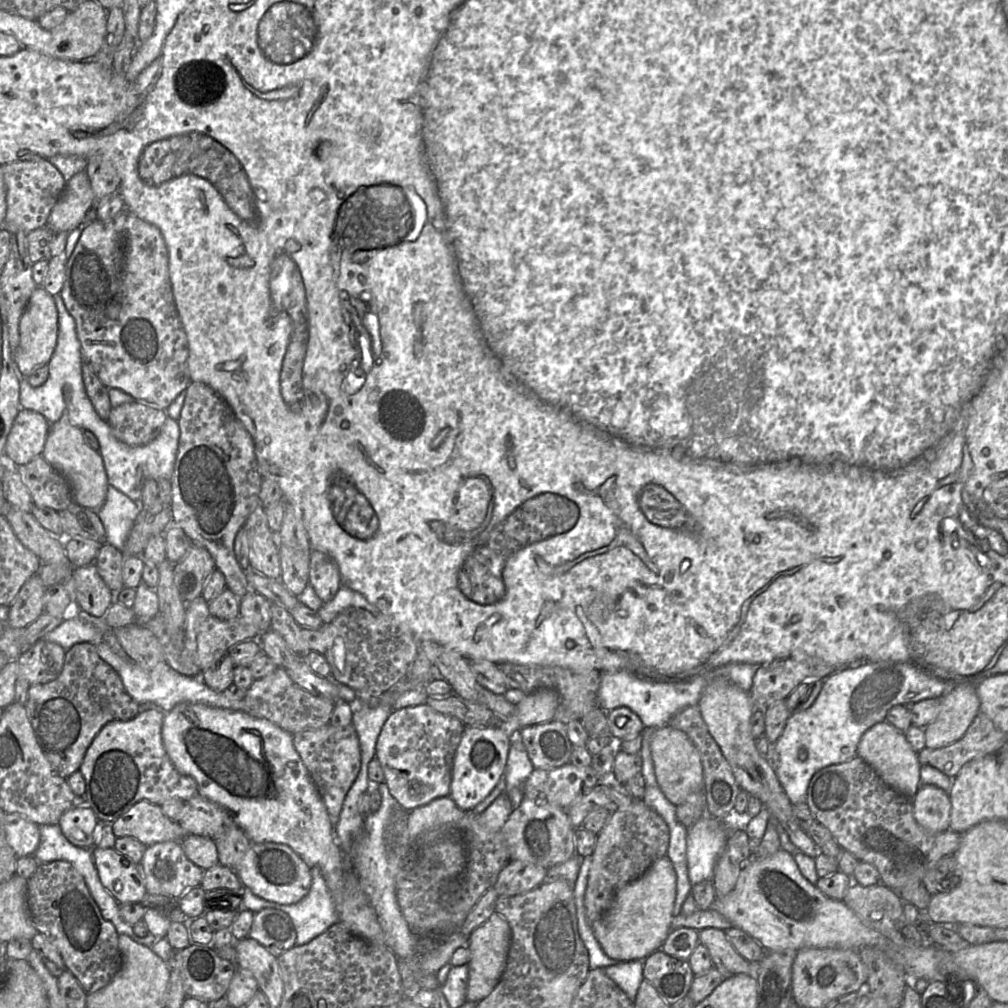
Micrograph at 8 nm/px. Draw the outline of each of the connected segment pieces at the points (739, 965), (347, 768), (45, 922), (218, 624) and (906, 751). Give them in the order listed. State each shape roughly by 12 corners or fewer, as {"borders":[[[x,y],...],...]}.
{"borders":[[[700,930],[713,967],[722,974],[754,974],[724,930]],[[352,724],[295,734],[293,744],[335,826],[360,771]],[[68,861],[39,864],[27,907],[87,993],[122,966],[119,933]],[[202,595],[186,604],[185,647],[201,672],[234,645],[258,640],[240,616],[213,616]],[[885,721],[866,731],[857,756],[912,800],[918,753]]]}

